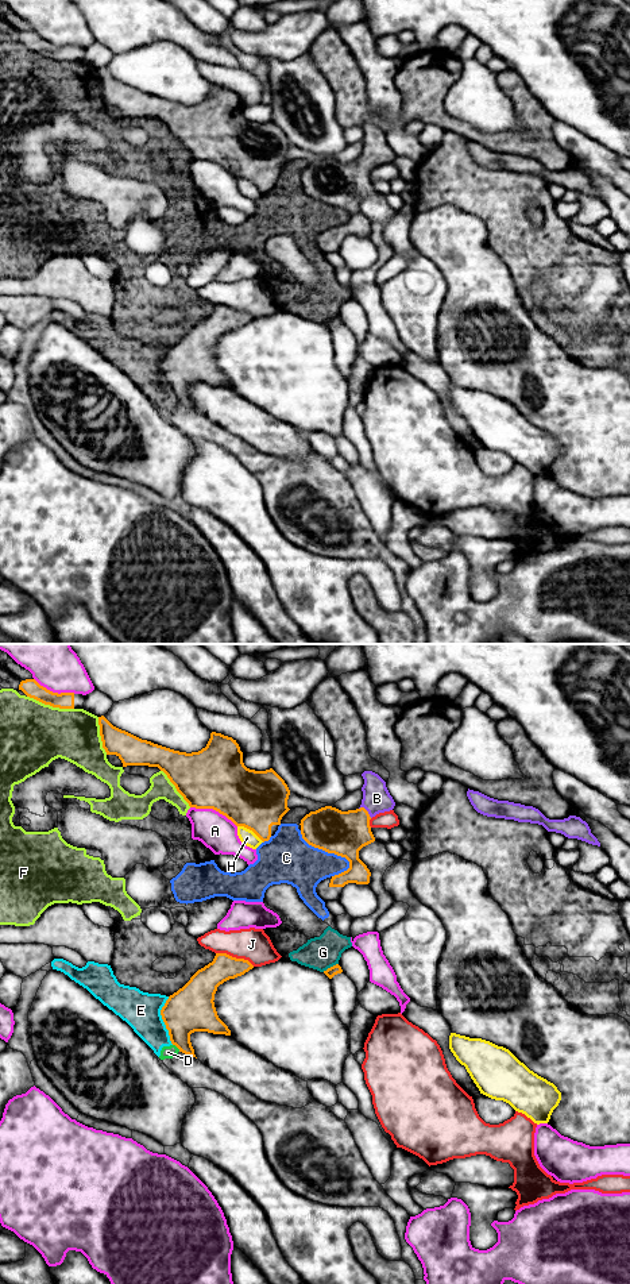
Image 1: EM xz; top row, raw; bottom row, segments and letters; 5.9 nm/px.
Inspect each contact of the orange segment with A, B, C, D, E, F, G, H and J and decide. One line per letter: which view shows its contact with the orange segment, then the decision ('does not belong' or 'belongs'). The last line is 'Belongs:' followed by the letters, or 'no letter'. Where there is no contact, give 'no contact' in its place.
A: xz | does not belong
B: xz | belongs
C: xz | does not belong
D: xz | does not belong
E: xz | does not belong
F: xz | does not belong
G: xz | does not belong
H: xz | does not belong
J: xz | does not belong
Belongs: B

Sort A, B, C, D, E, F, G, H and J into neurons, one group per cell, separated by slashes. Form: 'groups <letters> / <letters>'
groups A / B / C F G / D E / H / J

